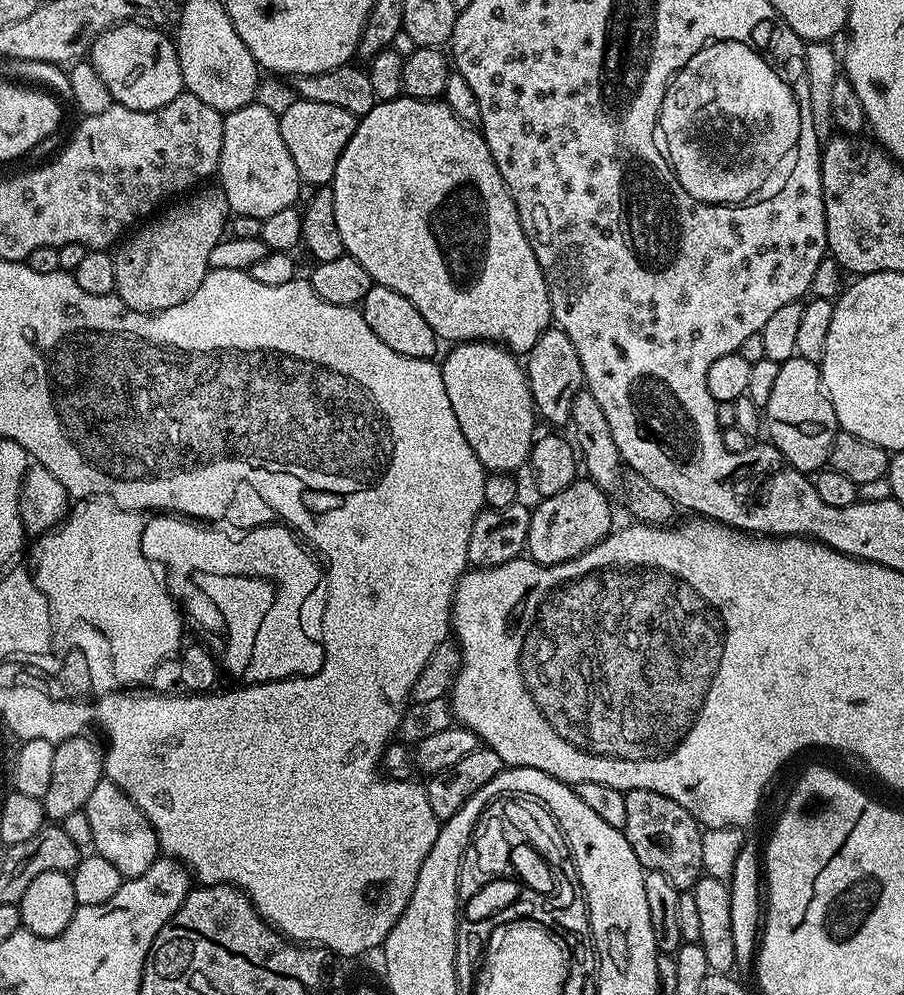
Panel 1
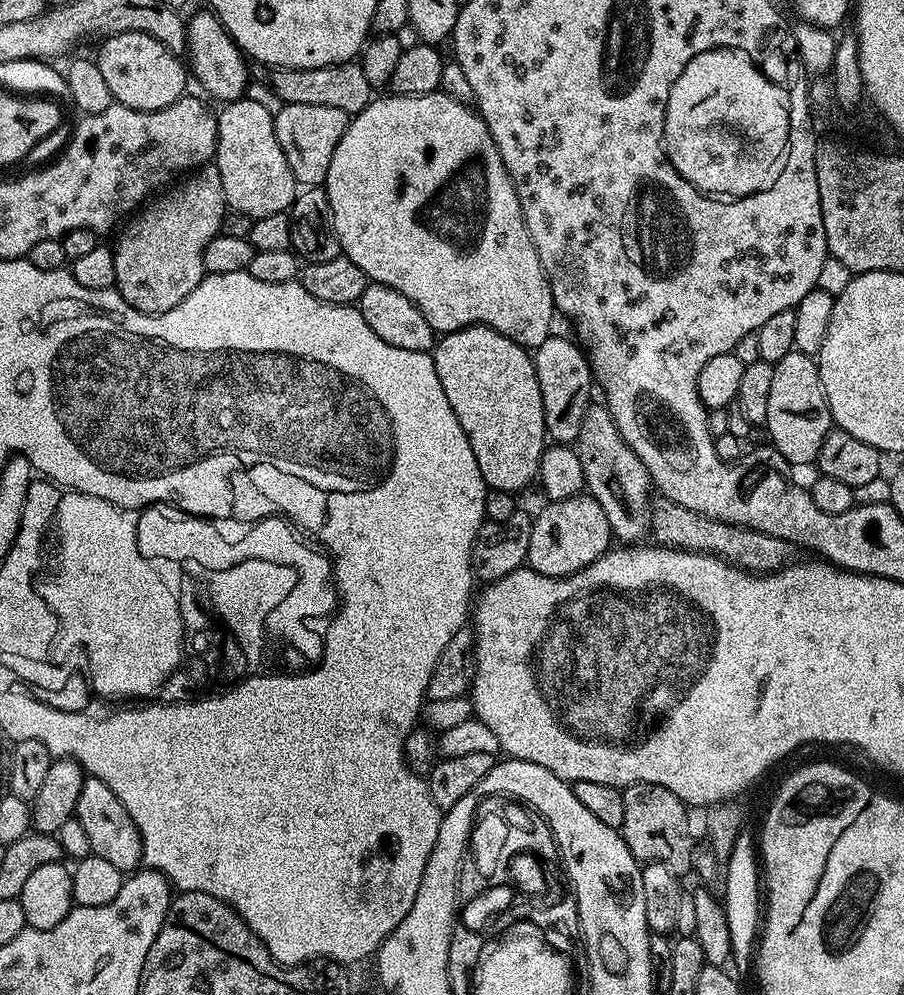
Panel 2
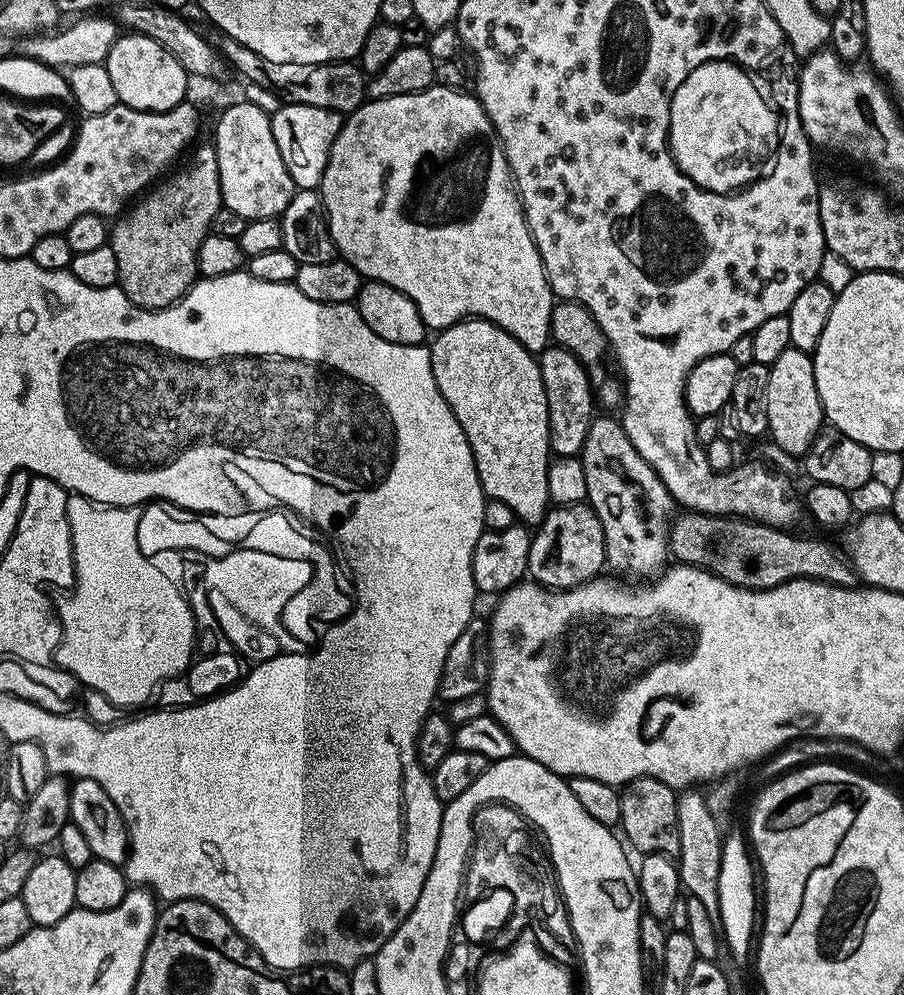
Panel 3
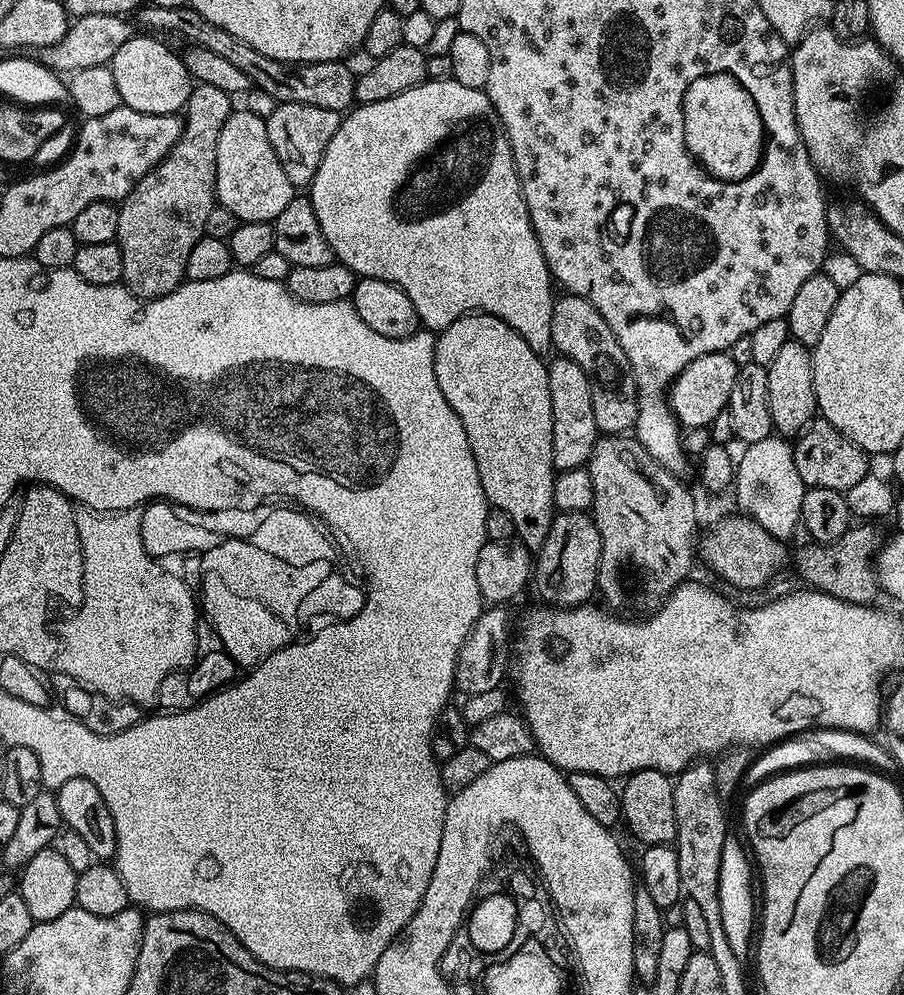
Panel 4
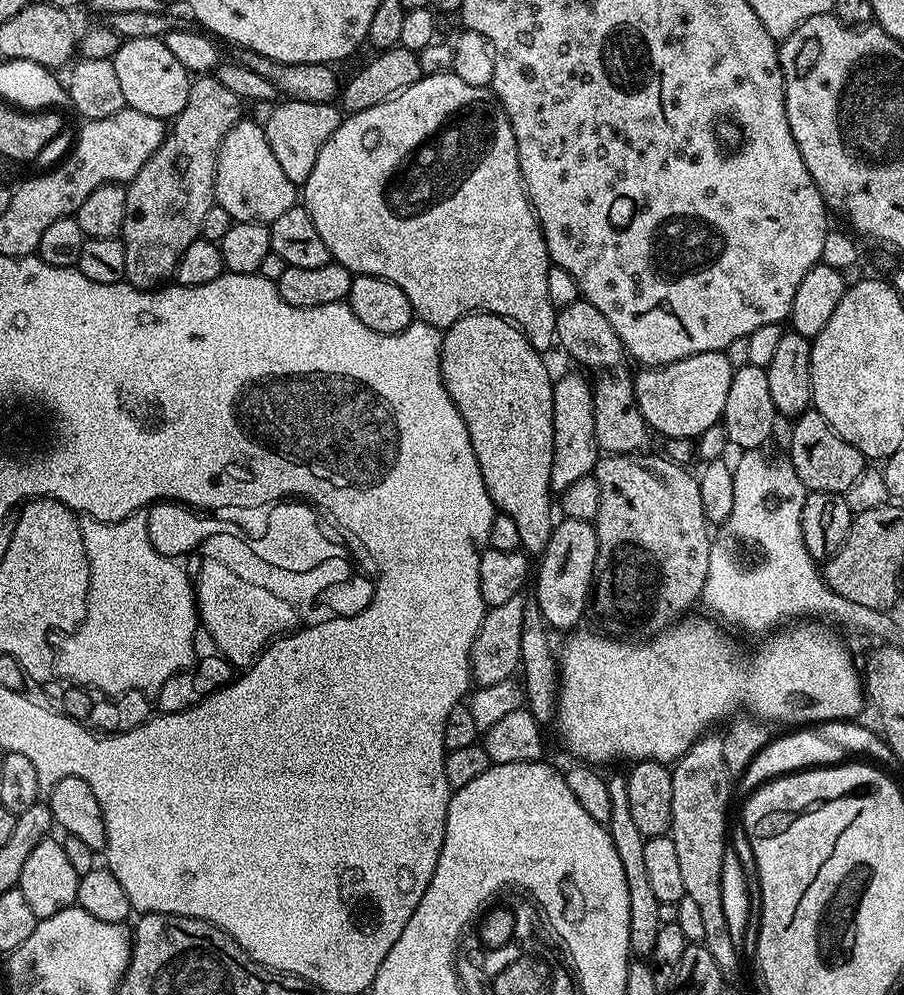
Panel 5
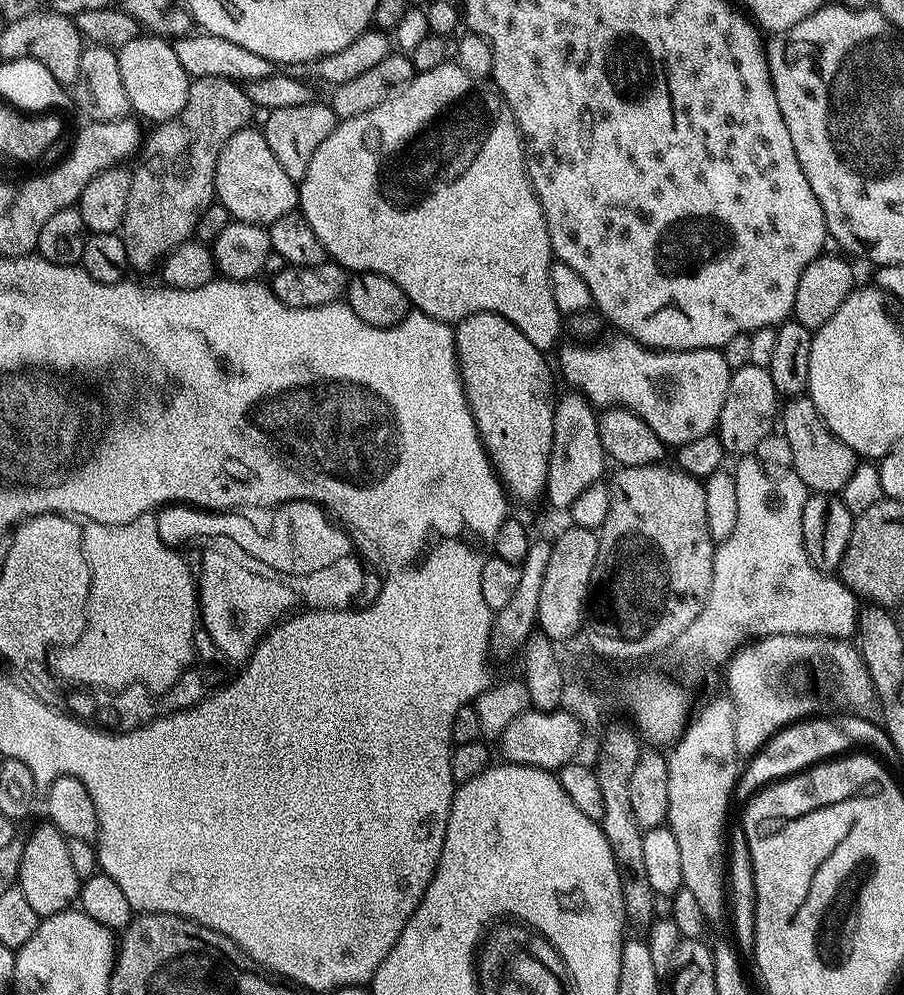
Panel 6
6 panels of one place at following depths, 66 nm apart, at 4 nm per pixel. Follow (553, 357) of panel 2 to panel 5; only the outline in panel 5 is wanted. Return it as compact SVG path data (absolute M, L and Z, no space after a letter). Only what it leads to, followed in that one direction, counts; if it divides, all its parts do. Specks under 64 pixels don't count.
M564 376L553 386L553 469L550 470L552 492L559 494L578 482L578 478L593 475L598 459L594 434L593 385L580 376Z

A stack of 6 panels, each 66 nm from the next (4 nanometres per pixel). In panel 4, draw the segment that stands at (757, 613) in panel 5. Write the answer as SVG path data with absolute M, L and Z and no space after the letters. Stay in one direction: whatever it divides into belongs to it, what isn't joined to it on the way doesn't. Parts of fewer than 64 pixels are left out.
M773 434L762 438L762 442L754 442L743 449L735 465L734 491L736 490L736 504L743 515L749 516L761 524L768 533L776 539L787 541L788 535L801 523L800 507L806 491L802 478L798 478L798 466L794 466L793 445L787 439Z

